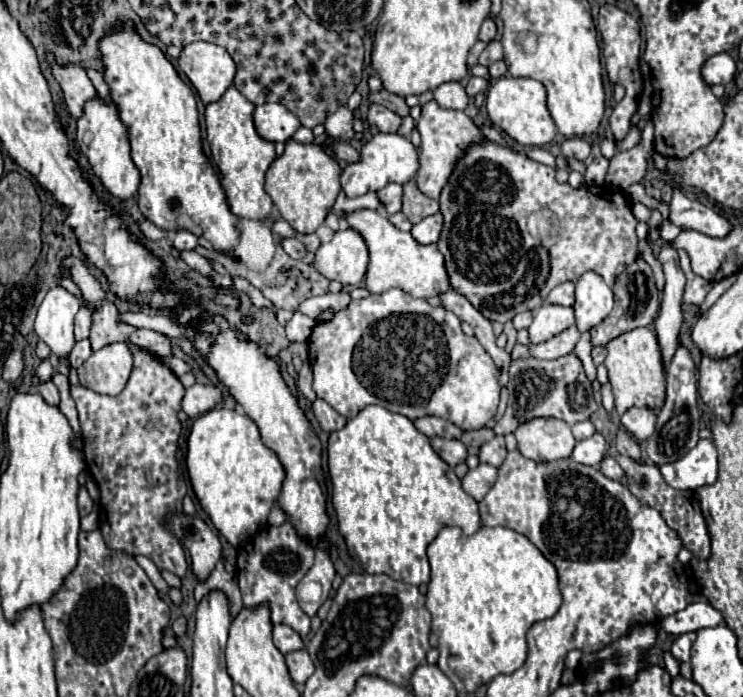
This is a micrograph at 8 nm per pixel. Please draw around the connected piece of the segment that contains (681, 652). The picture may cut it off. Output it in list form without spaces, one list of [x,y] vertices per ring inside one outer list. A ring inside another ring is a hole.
[[[684,633],[680,637],[676,637],[676,641],[672,643],[672,655],[676,661],[684,663],[684,661],[690,661],[690,649],[692,649],[692,643],[696,639],[696,633]]]

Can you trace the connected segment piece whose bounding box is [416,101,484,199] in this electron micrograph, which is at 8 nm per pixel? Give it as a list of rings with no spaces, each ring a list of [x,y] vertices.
[[[436,101],[422,105],[422,115],[420,115],[416,125],[418,125],[418,131],[422,135],[420,171],[416,175],[416,185],[424,195],[438,199],[442,187],[446,185],[446,181],[450,179],[450,173],[454,171],[454,165],[458,163],[458,157],[462,157],[462,153],[470,145],[484,141],[484,135],[478,129],[478,125],[468,115],[464,115],[464,111],[442,109]]]

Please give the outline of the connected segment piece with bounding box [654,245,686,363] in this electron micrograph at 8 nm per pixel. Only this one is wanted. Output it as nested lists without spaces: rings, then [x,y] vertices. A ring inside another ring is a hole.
[[[664,245],[658,261],[662,263],[664,275],[666,275],[666,287],[662,293],[662,305],[658,311],[658,317],[654,321],[656,335],[662,347],[662,357],[668,363],[680,343],[678,331],[682,325],[682,295],[684,295],[684,285],[686,277],[682,273],[682,267],[678,263],[678,253],[672,245]]]

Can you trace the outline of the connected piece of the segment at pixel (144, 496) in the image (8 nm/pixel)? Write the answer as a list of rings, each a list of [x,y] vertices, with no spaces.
[[[126,343],[134,357],[132,375],[124,391],[116,397],[94,393],[82,385],[70,385],[70,395],[76,401],[80,413],[80,425],[84,435],[84,457],[86,465],[100,487],[100,531],[110,549],[128,551],[130,555],[144,555],[156,563],[160,571],[170,571],[178,577],[184,577],[188,563],[180,541],[166,531],[166,525],[160,523],[170,511],[182,513],[182,497],[186,495],[186,485],[178,477],[178,441],[182,435],[182,425],[178,421],[180,403],[184,397],[184,387],[178,377],[162,363],[160,357],[148,353],[146,349]]]

